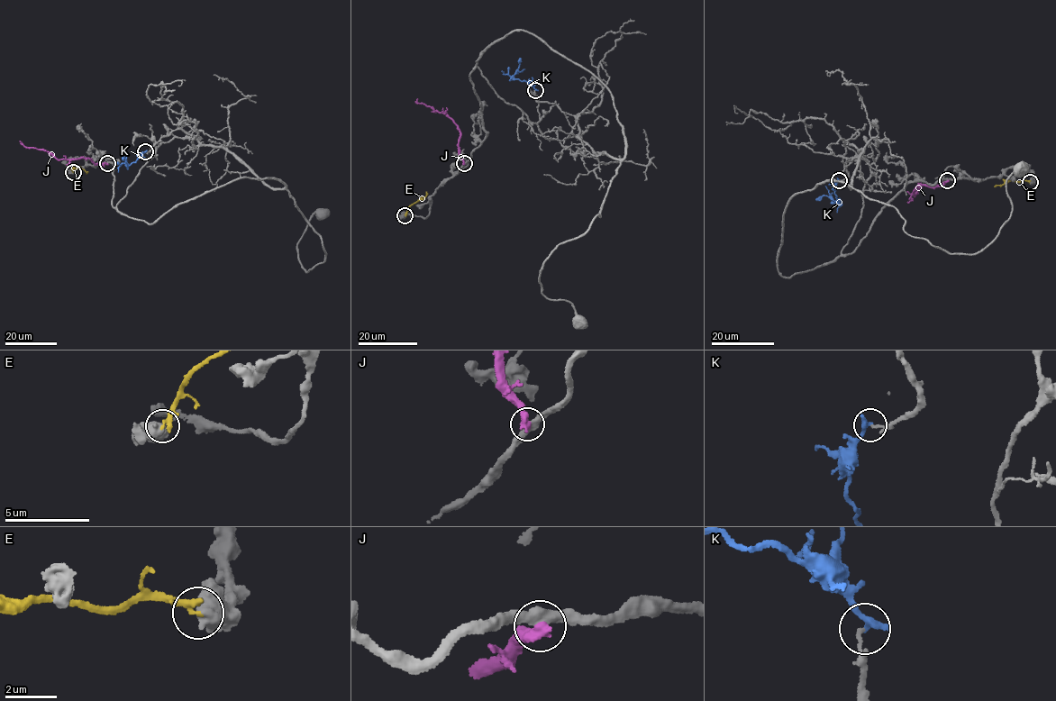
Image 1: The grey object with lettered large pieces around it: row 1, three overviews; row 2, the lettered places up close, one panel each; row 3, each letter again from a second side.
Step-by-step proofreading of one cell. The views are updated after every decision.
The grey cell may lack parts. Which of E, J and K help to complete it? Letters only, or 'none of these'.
none of these

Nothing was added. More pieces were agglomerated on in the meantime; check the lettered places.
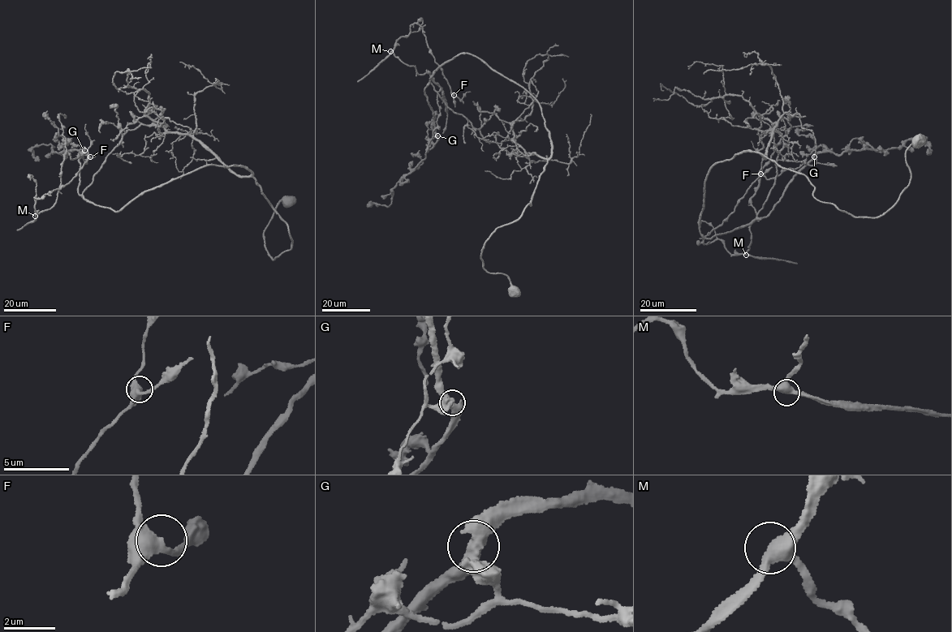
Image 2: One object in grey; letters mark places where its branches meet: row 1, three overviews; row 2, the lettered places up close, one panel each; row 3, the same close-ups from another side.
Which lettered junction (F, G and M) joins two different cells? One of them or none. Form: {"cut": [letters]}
{"cut": ["G"]}

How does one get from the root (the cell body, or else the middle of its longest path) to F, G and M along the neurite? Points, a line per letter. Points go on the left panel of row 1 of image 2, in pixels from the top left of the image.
F: (289, 201), (273, 260), (287, 224), (247, 169), (115, 212), (67, 152), (36, 214), (90, 156)
G: (289, 201), (264, 231), (273, 260), (287, 224), (247, 169), (206, 165), (114, 211), (79, 195), (84, 150)
M: (289, 201), (273, 260), (287, 224), (247, 169), (206, 165), (115, 212), (79, 195), (67, 152), (35, 216)

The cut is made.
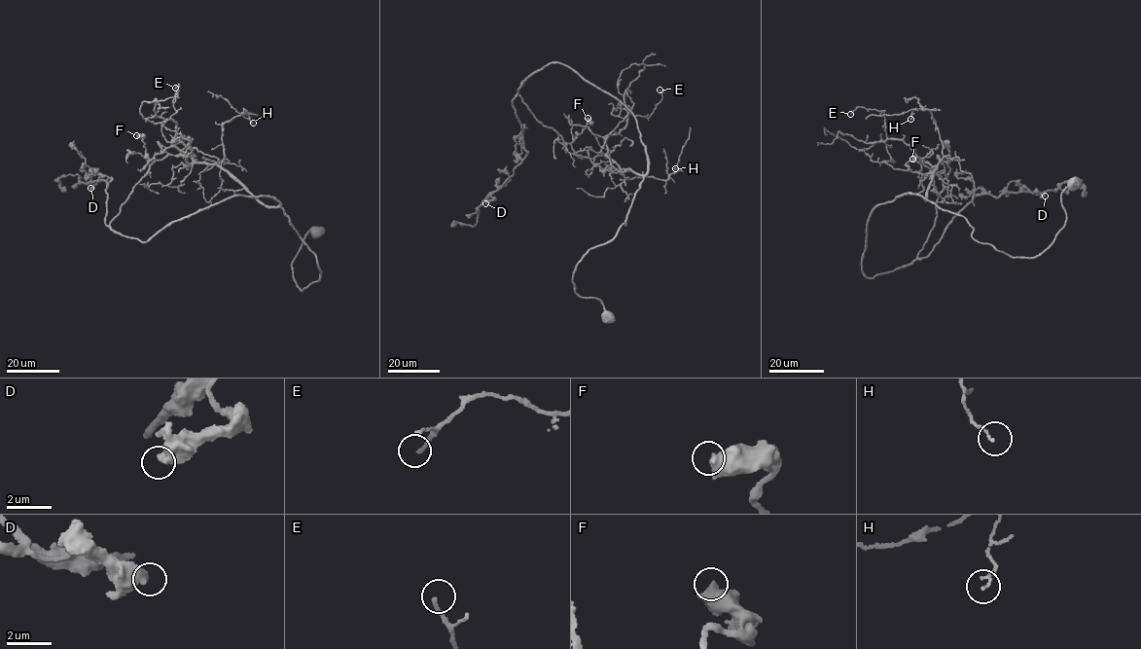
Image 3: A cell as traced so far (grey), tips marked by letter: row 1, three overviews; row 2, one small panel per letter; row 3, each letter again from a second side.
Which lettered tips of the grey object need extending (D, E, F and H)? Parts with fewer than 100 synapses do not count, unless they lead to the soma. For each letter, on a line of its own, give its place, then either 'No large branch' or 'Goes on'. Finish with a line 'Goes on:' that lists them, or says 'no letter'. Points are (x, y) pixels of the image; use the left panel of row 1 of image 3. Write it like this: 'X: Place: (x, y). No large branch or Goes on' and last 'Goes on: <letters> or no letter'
D: Place: (90, 188). No large branch
E: Place: (175, 88). No large branch
F: Place: (136, 135). No large branch
H: Place: (253, 123). No large branch
Goes on: no letter

